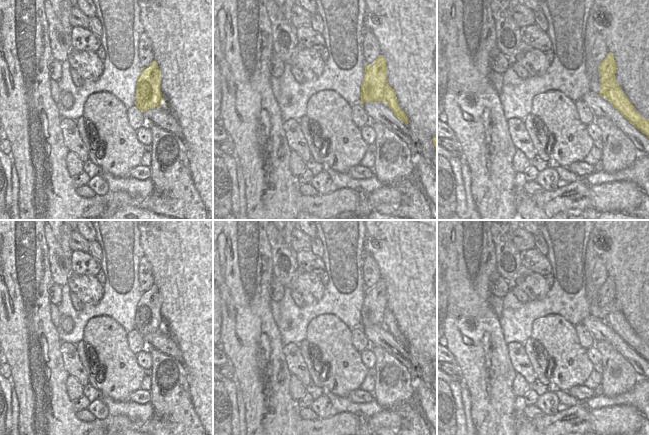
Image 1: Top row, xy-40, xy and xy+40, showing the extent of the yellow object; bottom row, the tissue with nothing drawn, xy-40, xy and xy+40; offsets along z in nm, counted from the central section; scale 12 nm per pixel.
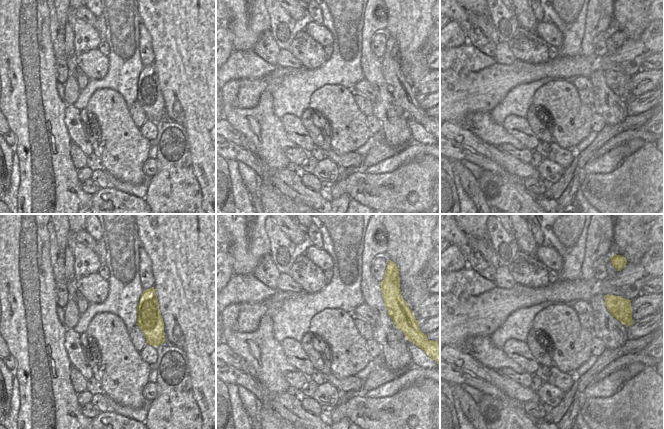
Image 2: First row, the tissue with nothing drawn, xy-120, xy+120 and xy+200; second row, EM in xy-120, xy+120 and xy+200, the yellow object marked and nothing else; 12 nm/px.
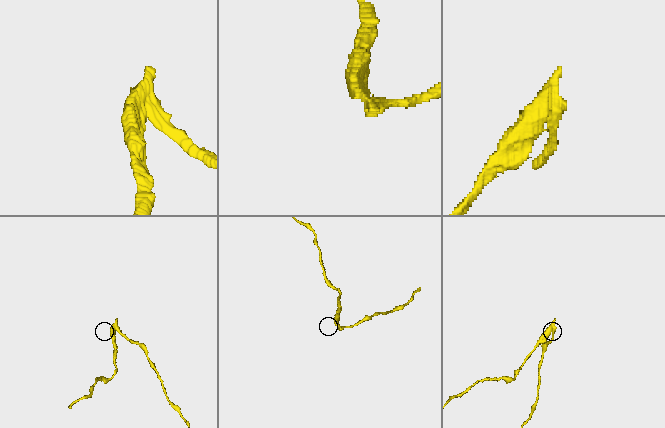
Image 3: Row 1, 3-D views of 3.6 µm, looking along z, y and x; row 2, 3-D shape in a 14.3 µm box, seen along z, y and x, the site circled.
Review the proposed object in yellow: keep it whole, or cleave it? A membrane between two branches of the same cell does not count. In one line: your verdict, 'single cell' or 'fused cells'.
fused cells

